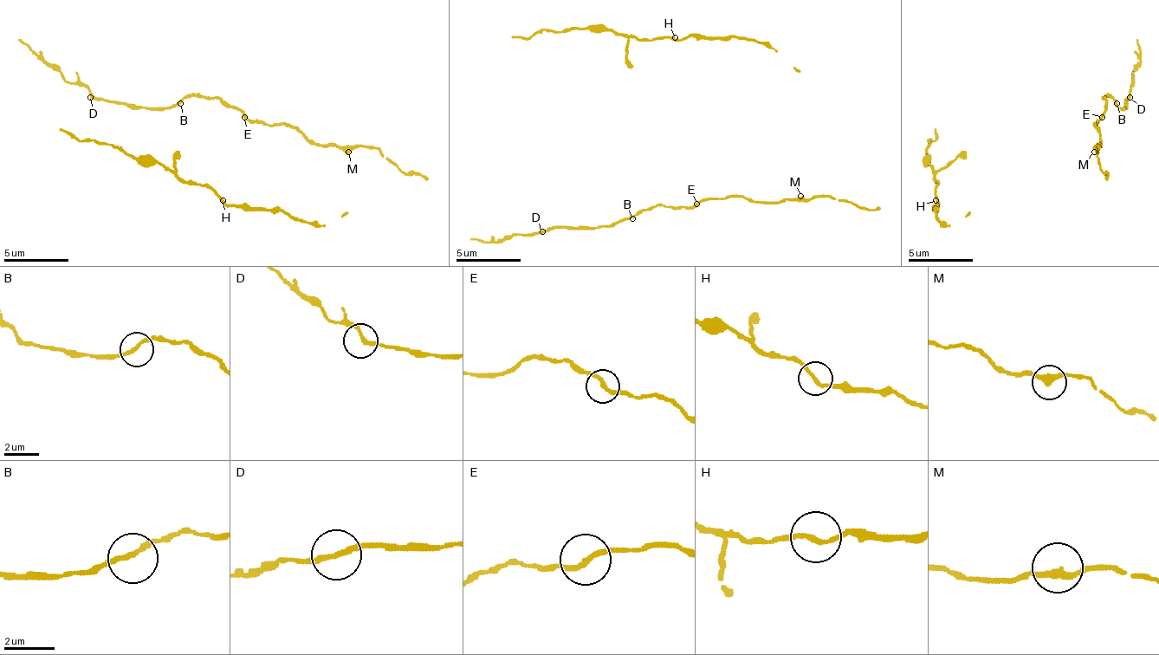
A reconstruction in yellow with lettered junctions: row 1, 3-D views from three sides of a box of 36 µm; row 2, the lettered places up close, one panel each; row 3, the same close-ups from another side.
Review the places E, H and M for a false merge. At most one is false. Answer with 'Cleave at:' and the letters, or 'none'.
Cleave at: E

